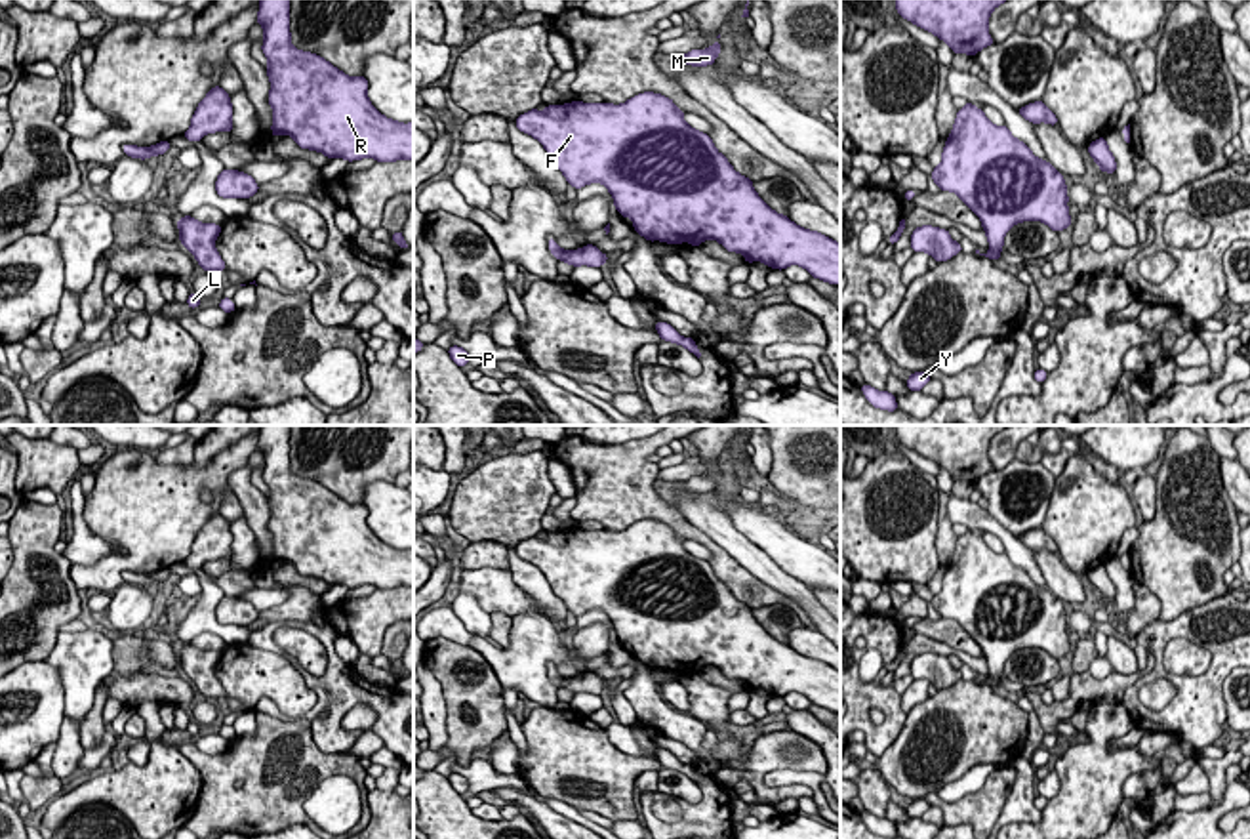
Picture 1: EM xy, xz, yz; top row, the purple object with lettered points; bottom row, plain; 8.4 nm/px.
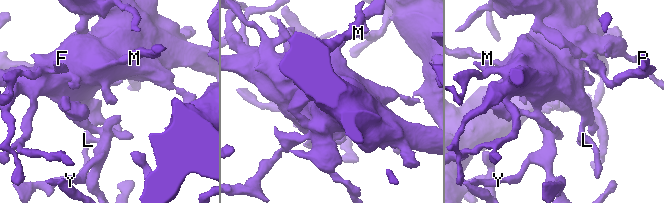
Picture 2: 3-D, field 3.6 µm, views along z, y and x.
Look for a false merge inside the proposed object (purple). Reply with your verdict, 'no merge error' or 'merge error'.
no merge error

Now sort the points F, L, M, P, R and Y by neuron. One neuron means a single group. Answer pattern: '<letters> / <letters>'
F L M P R Y

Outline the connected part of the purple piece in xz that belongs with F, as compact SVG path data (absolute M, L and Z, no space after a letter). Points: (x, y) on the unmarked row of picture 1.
M644 519L621 532L547 532L543 540L532 536L520 542L516 555L545 574L568 612L581 616L602 610L621 645L631 645L633 656L650 669L699 673L713 665L728 679L743 681L745 690L762 688L779 698L800 692L810 704L840 711L840 671L774 639L756 622L753 608L716 578L709 561L688 553L684 540L665 522Z

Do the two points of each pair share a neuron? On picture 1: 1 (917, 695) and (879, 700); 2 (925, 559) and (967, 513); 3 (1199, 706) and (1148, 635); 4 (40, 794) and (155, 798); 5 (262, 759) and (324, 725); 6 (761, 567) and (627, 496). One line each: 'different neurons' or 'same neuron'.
1: different neurons
2: different neurons
3: same neuron
4: different neurons
5: different neurons
6: different neurons

